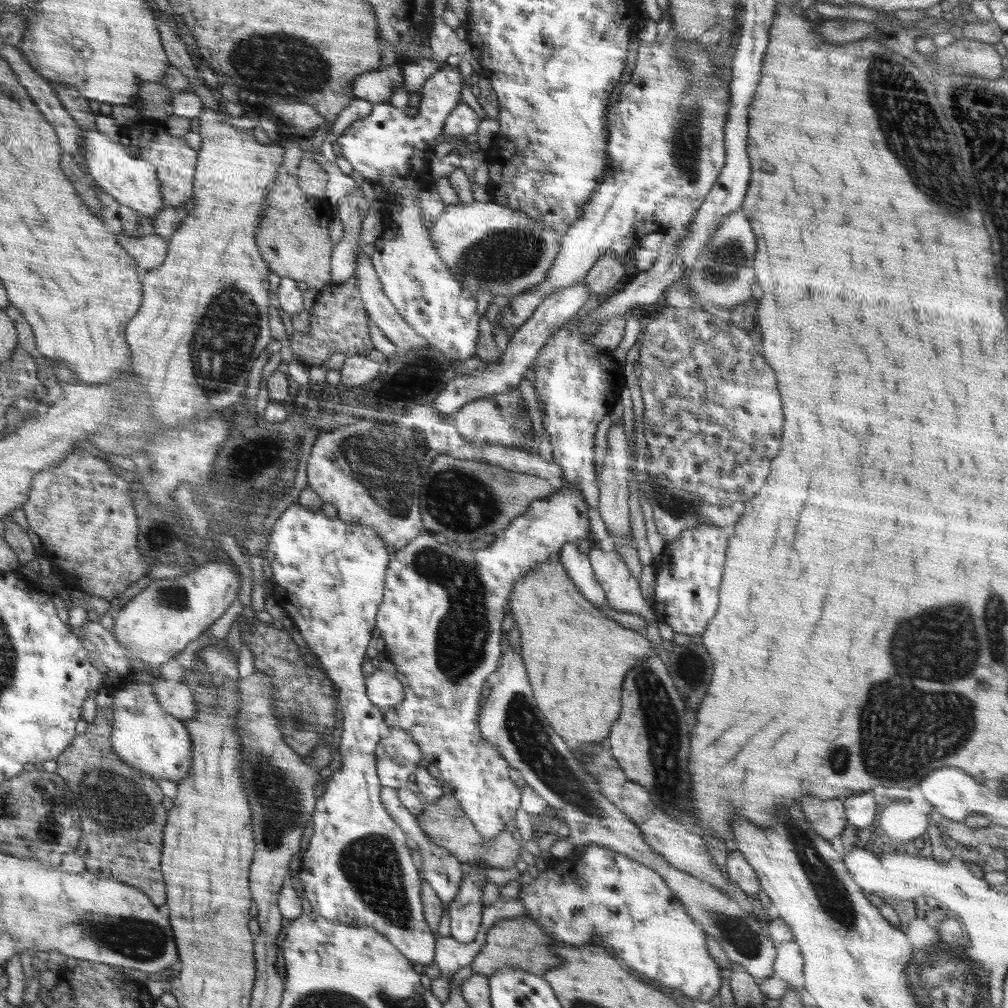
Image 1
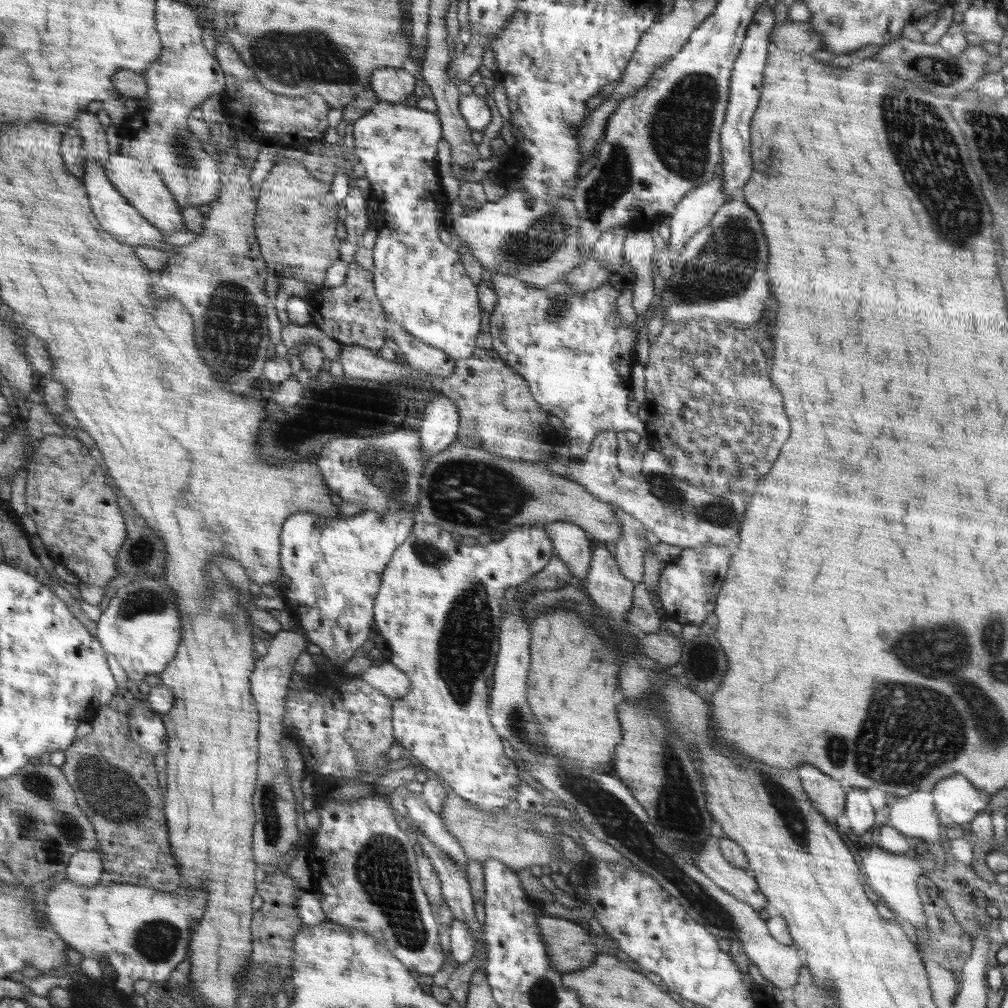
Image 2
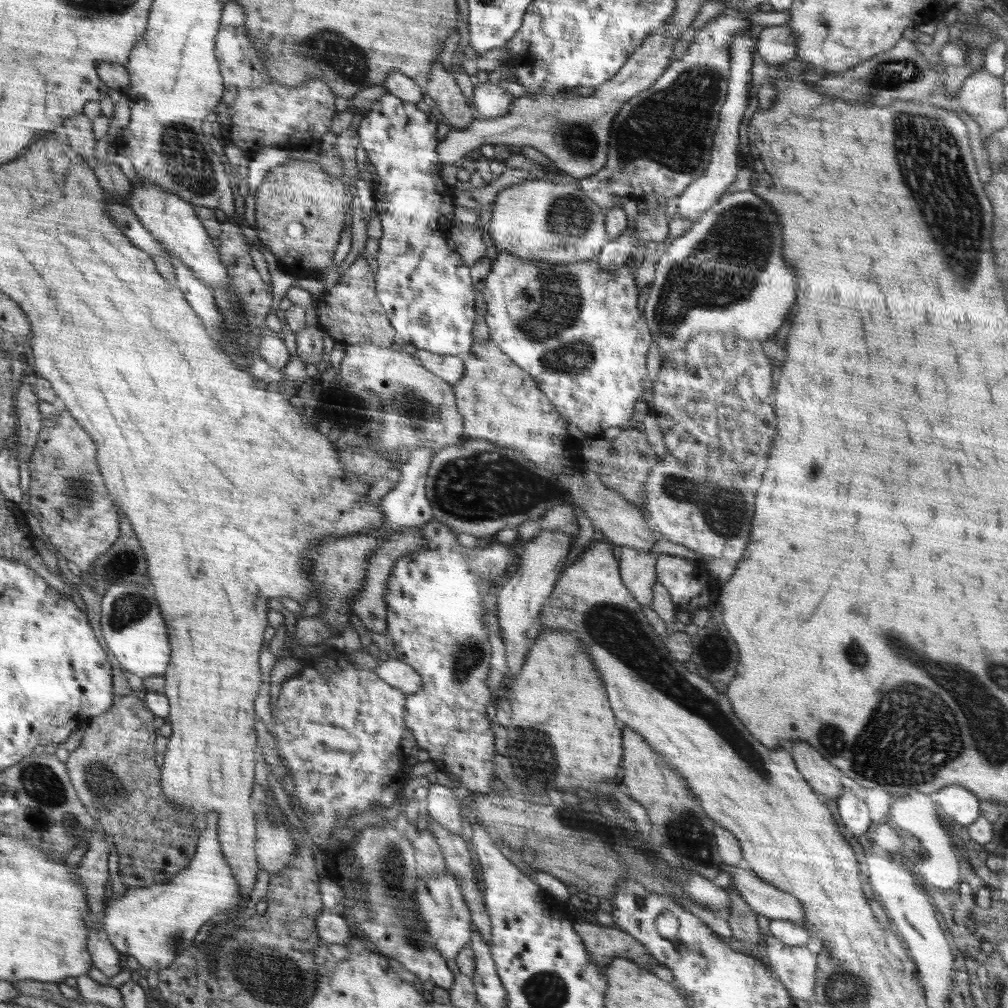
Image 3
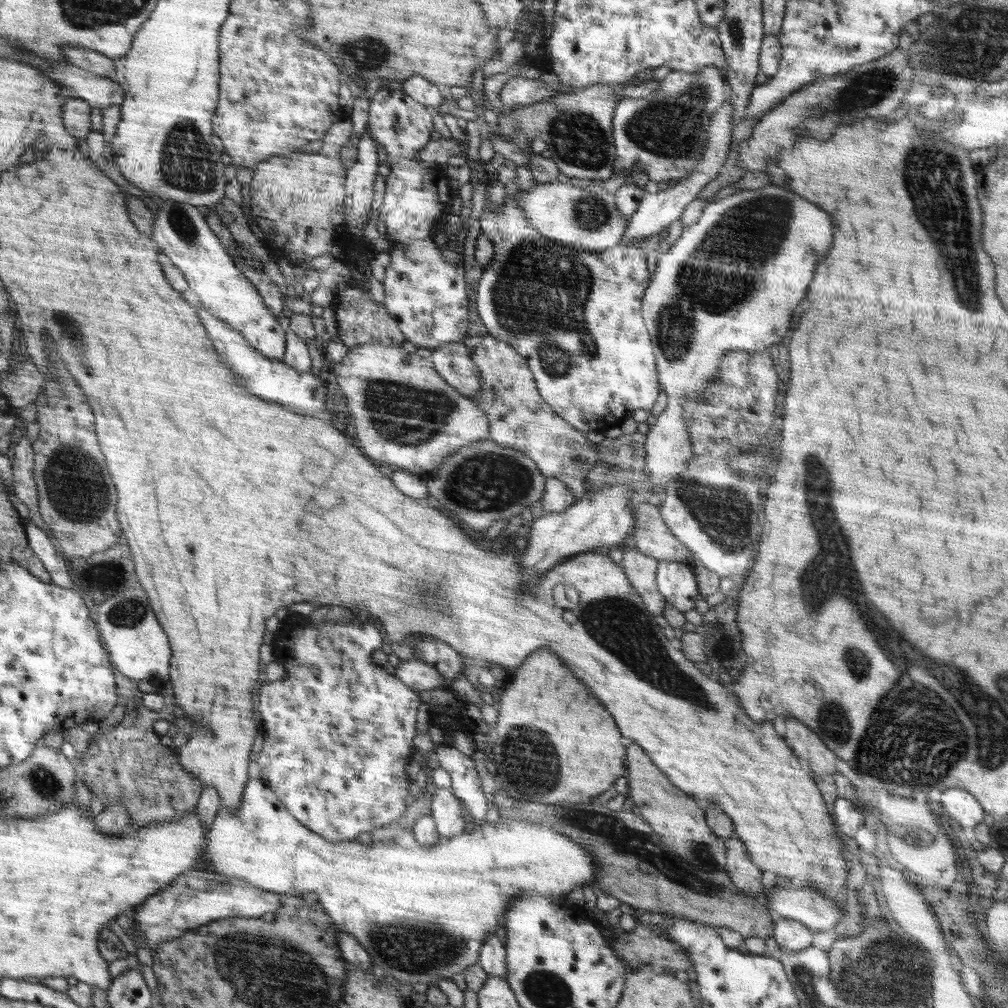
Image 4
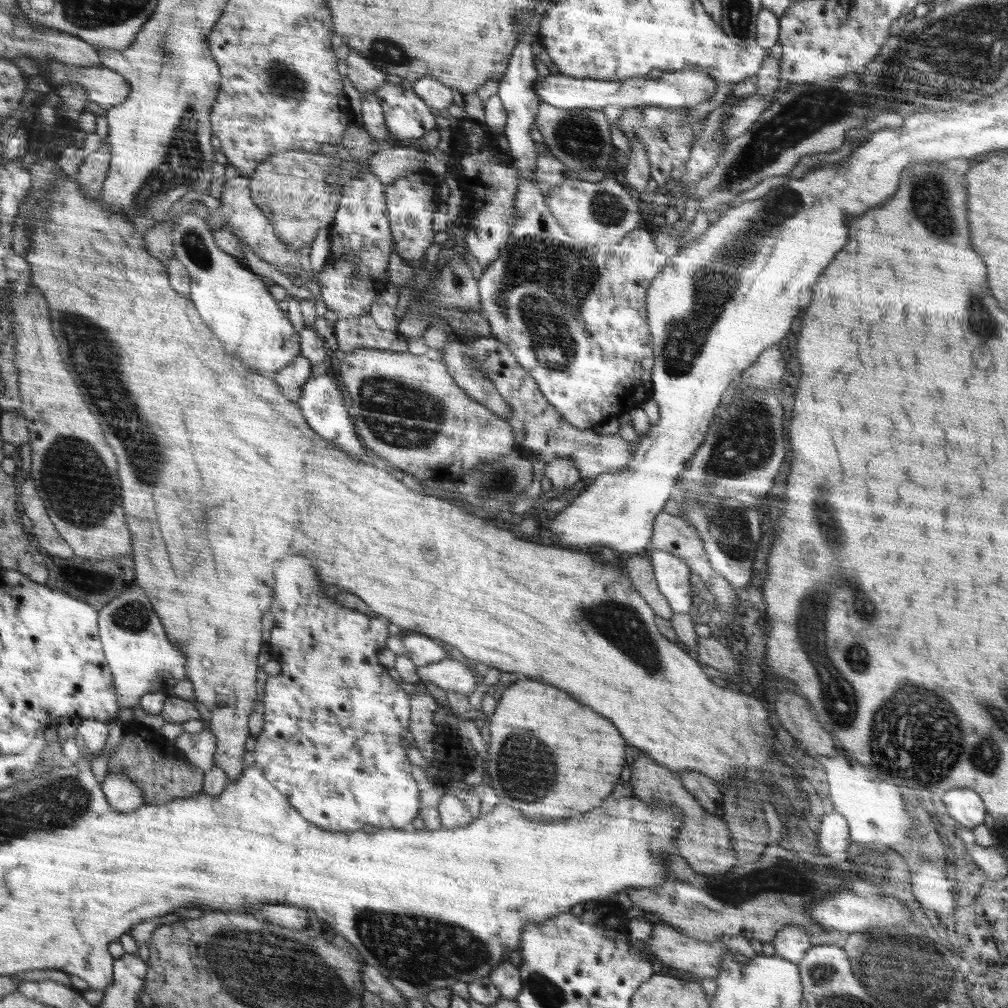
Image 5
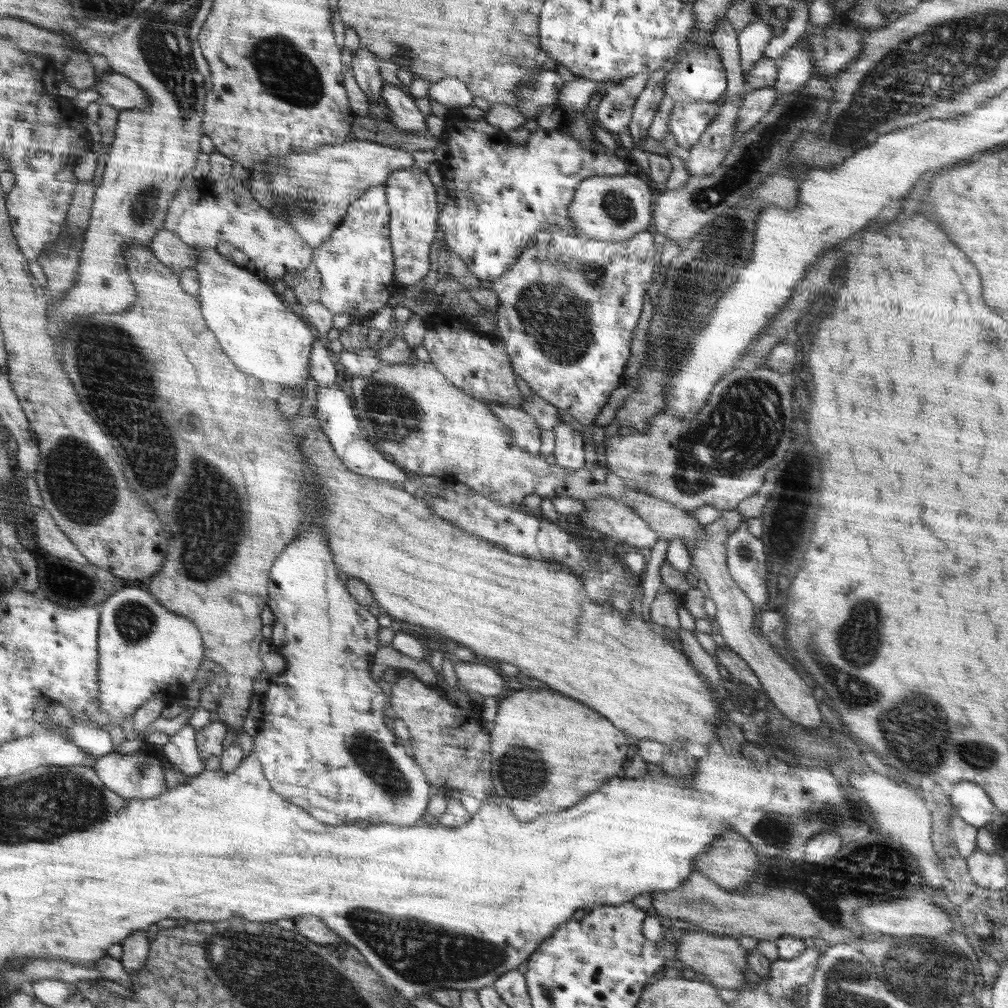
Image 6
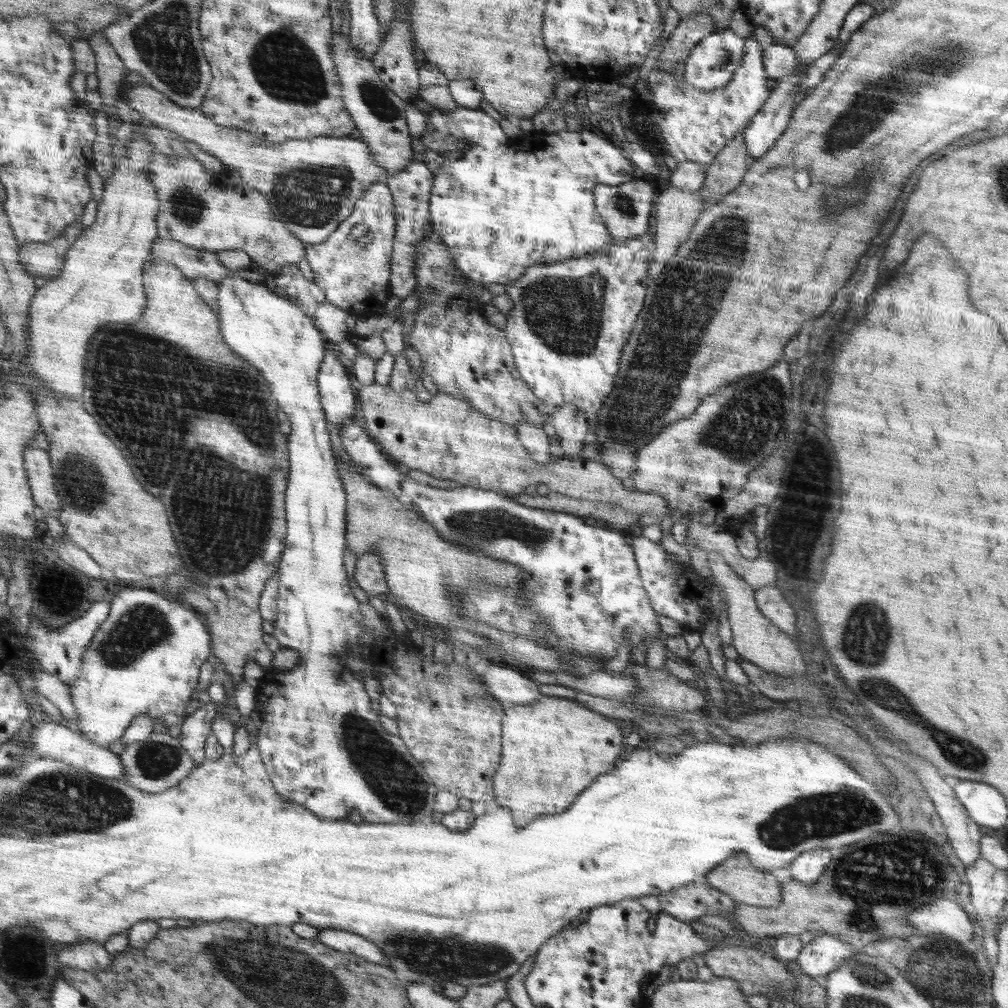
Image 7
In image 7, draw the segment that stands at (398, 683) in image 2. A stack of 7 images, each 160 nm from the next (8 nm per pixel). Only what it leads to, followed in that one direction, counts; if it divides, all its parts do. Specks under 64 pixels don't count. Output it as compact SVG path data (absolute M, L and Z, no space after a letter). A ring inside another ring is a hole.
M483 663L479 672L485 689L504 706L523 705L542 697L538 692L539 684L534 684L511 664Z

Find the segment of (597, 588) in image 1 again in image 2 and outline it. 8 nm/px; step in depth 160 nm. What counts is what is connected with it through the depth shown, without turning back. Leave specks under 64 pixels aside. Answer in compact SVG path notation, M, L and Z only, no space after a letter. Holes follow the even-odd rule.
M567 520L546 525L546 534L552 539L555 555L570 569L573 583L583 582L593 555L589 535L583 528Z

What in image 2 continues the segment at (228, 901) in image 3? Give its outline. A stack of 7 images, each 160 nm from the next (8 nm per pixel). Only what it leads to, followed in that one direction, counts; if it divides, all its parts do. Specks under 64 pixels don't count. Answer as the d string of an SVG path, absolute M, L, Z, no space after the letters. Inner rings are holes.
M70 880L52 884L44 898L55 933L85 958L108 961L118 973L115 991L130 996L137 980L161 982L188 954L191 928L204 914L206 892L163 892L151 886L104 884L84 888Z

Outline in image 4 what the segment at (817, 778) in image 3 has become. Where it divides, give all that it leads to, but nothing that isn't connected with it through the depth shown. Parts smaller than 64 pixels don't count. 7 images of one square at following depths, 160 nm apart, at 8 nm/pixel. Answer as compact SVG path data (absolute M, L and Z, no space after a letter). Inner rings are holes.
M790 718L786 720L786 735L788 744L802 760L808 762L810 770L824 778L834 777L836 772L836 755L824 745L822 740L802 722Z

